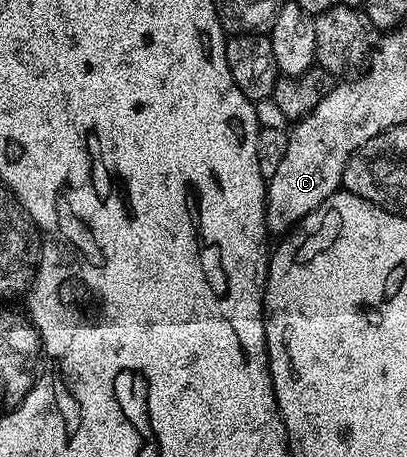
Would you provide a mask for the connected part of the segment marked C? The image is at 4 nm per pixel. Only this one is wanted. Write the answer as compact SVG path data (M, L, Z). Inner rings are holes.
M341 82L325 95L313 112L294 126L297 128L289 131L287 153L283 153L279 169L275 169L275 173L267 180L265 225L274 236L284 236L303 217L307 217L307 213L319 209L327 197L334 195L342 186L349 158L380 132L379 125L365 125L365 117L357 119L357 91L351 91L348 82Z

